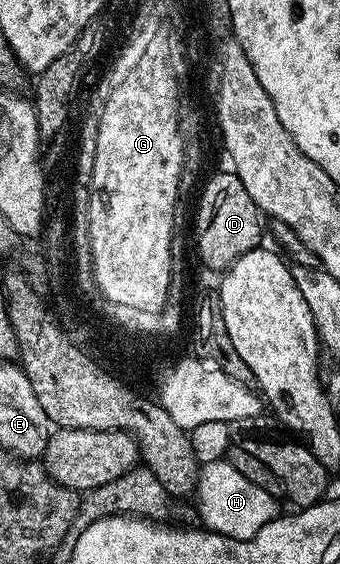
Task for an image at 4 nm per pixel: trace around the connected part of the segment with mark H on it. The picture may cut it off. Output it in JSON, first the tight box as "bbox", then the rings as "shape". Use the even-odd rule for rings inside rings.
{"bbox":[197,461,280,539],"shape":[[[226,461],[202,464],[199,472],[197,498],[202,526],[234,539],[252,539],[269,521],[280,514],[276,496],[265,493],[261,485],[253,485],[249,477],[241,477],[237,469]]]}

